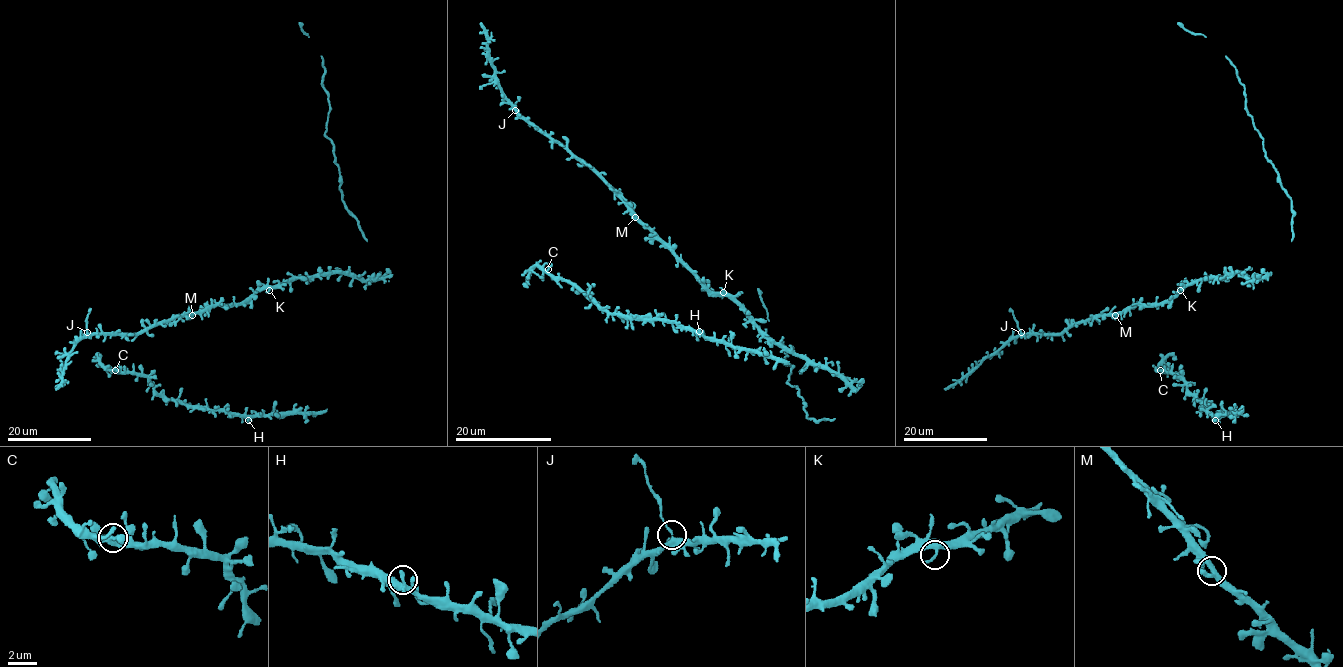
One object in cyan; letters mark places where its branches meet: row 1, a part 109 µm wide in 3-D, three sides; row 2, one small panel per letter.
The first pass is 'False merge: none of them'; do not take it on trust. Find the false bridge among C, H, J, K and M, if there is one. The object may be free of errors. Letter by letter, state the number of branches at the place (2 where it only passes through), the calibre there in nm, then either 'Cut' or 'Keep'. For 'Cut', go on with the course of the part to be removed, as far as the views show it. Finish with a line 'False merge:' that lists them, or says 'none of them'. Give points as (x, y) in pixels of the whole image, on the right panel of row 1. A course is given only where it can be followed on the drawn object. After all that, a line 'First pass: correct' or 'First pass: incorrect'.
C: Branches: 3. Thickness 320 nm. Keep
H: Branches: 3. Thickness 220 nm. Keep
J: Branches: 3. Thickness 320 nm. Cut. Course of the part to remove: (1021, 332), (1010, 308)
K: Branches: 3. Thickness 320 nm. Keep
M: Branches: 3. Thickness 380 nm. Keep
False merge: J
First pass: incorrect

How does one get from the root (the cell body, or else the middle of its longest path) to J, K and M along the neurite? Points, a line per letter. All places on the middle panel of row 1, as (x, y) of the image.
J: (750, 317), (726, 295), (714, 294), (588, 167), (530, 124), (515, 110)
K: (750, 317), (723, 292)
M: (750, 317), (726, 295), (714, 294), (635, 217)

